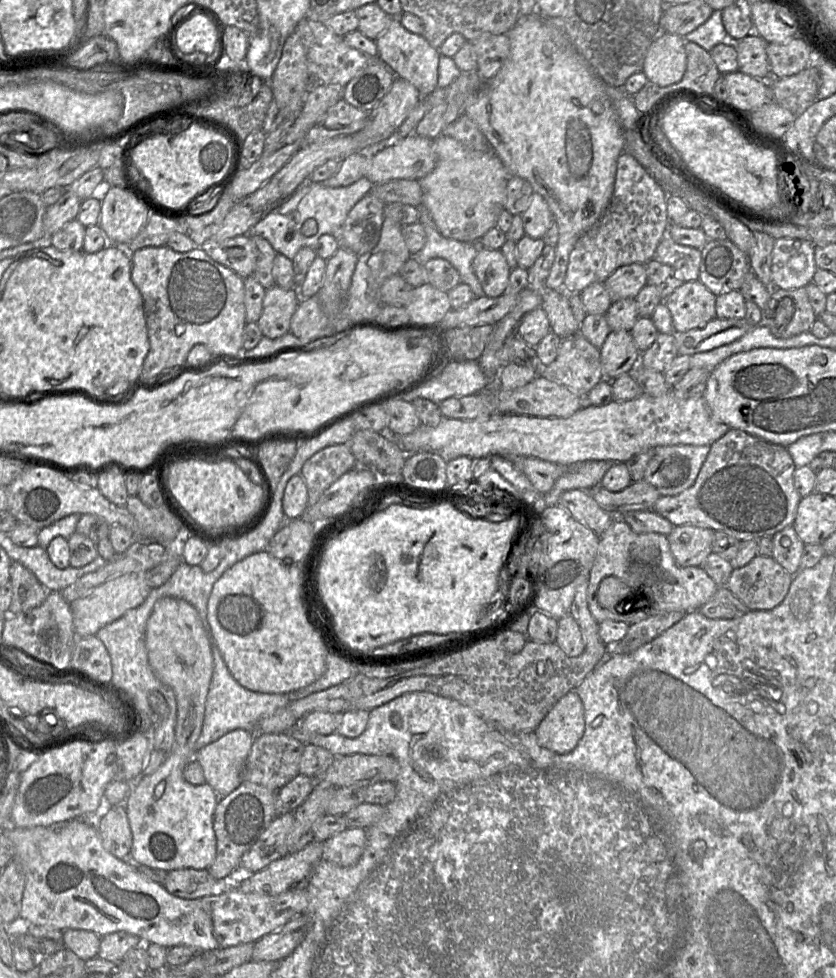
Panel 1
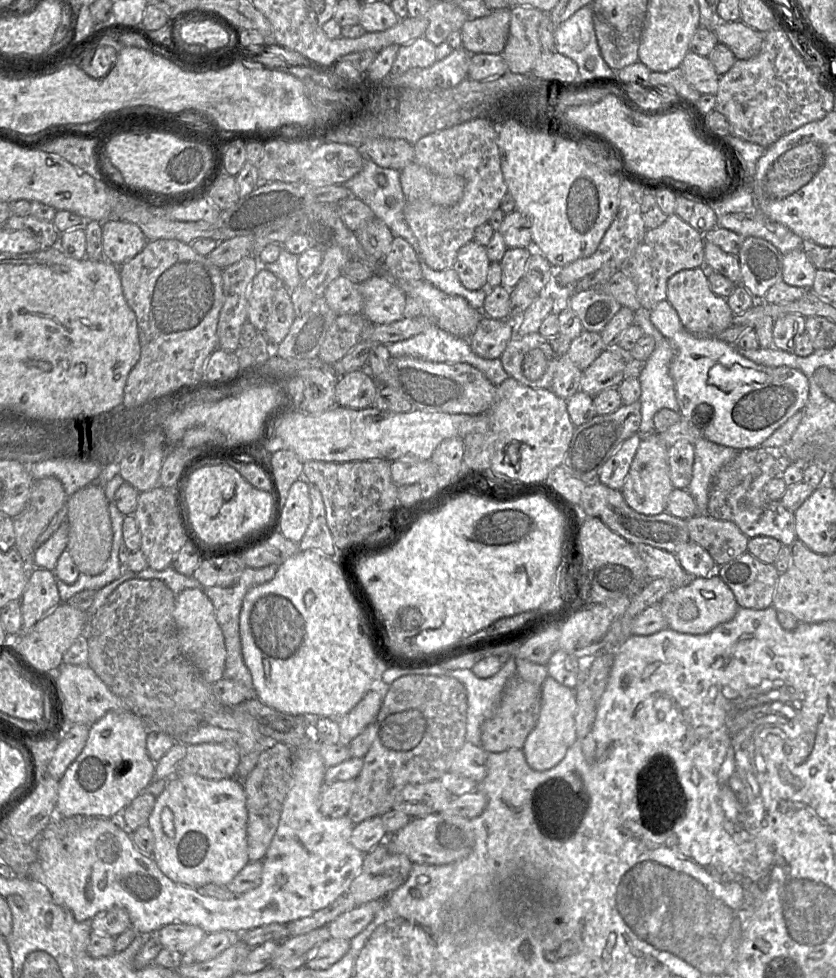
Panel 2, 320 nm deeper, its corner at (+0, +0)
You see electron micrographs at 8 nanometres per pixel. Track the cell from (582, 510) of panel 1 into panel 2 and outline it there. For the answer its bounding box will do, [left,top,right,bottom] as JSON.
[631,544,693,589]

